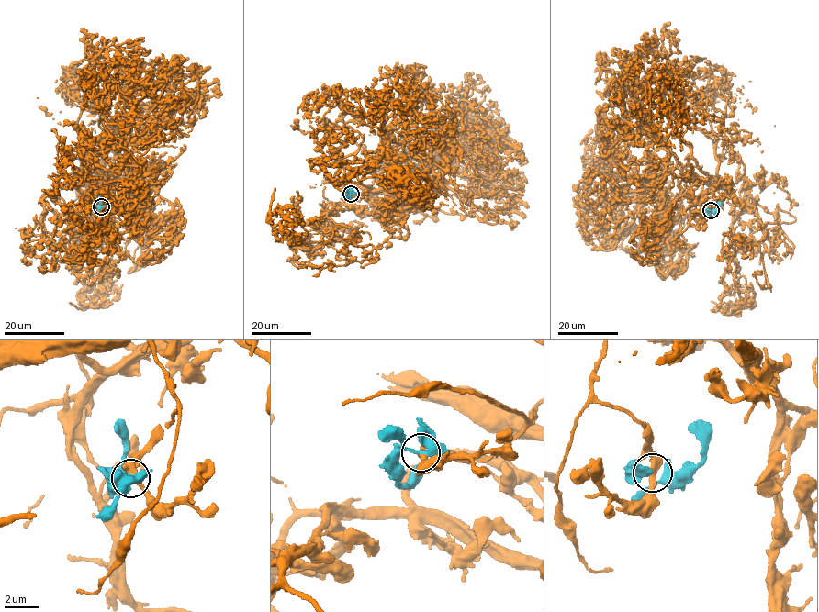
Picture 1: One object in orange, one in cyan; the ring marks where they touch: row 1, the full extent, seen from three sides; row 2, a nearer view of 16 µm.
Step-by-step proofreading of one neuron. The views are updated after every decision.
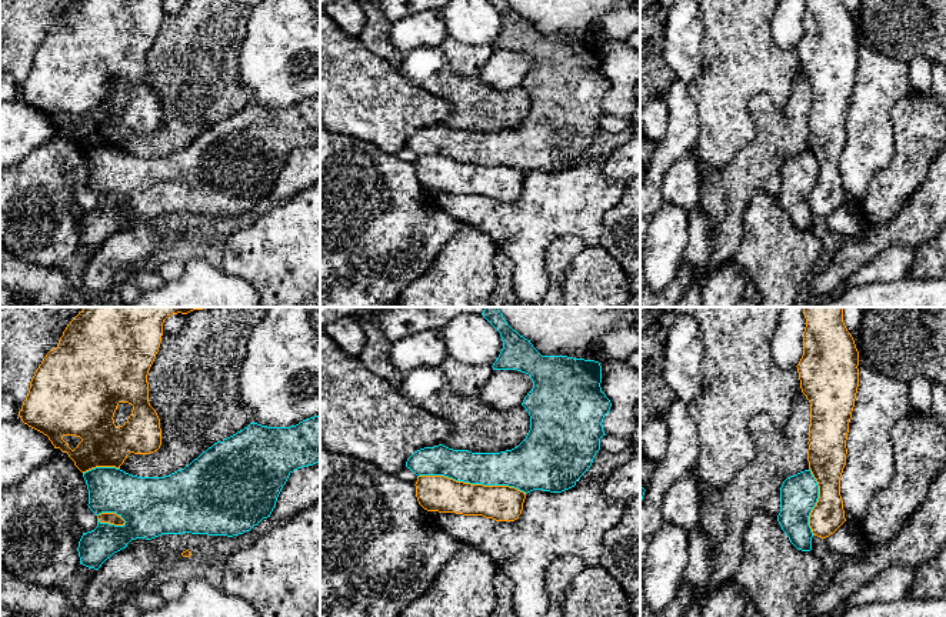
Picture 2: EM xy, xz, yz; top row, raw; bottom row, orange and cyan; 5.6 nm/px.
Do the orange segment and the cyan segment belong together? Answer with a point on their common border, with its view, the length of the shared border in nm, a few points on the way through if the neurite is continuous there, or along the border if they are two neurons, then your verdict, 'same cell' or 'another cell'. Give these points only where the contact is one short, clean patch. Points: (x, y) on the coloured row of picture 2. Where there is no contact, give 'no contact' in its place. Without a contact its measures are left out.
xz (472, 484) | 600 nm | same cell

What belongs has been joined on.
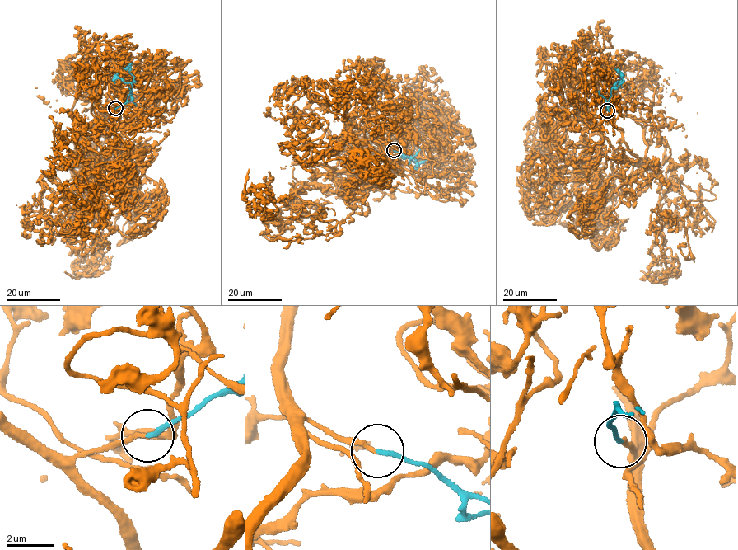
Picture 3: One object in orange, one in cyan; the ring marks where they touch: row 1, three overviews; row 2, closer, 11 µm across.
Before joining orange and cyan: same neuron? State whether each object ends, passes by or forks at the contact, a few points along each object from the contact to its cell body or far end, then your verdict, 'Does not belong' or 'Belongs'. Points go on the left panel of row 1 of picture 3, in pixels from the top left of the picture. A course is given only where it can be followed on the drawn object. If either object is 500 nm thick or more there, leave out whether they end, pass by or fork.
At the ring orange passes by. At the ring cyan ends. Course of orange: (114, 109), (121, 135), (98, 171), (59, 199), (39, 195), (65, 191), (45, 174), (60, 188), (45, 196). Course of cyan: (115, 109), (125, 103), (132, 90), (133, 81), (129, 71), (132, 63). Belongs

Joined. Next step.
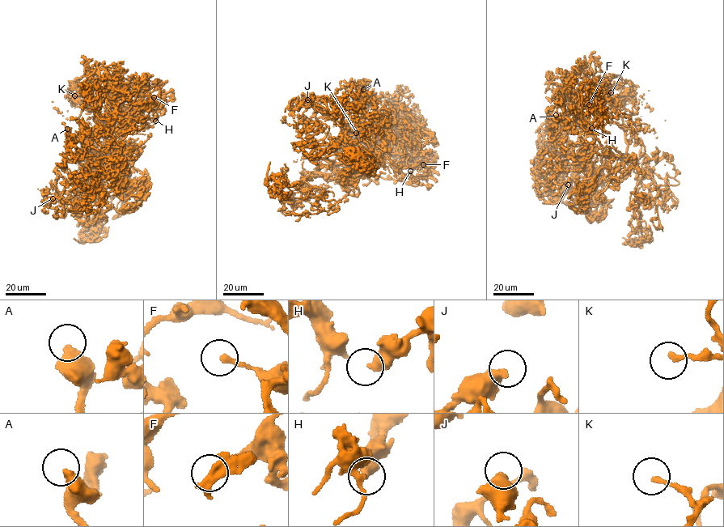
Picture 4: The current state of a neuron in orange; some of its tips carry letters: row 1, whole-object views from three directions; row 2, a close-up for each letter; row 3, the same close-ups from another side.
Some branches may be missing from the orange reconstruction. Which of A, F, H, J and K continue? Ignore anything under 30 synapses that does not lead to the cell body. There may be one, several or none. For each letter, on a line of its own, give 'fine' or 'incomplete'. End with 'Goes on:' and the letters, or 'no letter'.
A: fine
F: fine
H: fine
J: fine
K: fine
Goes on: no letter

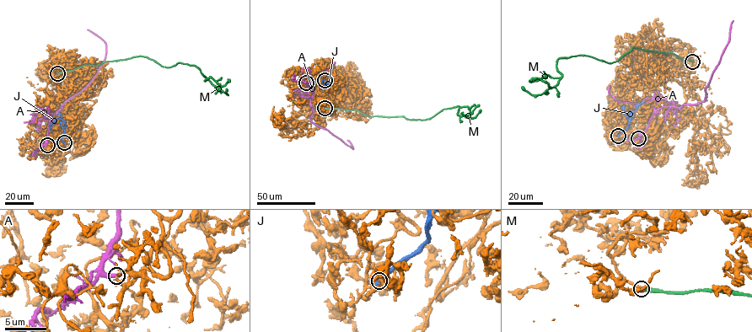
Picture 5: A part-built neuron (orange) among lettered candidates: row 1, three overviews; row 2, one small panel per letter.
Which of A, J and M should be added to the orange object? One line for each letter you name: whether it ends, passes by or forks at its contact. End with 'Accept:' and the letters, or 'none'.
Accept: none

